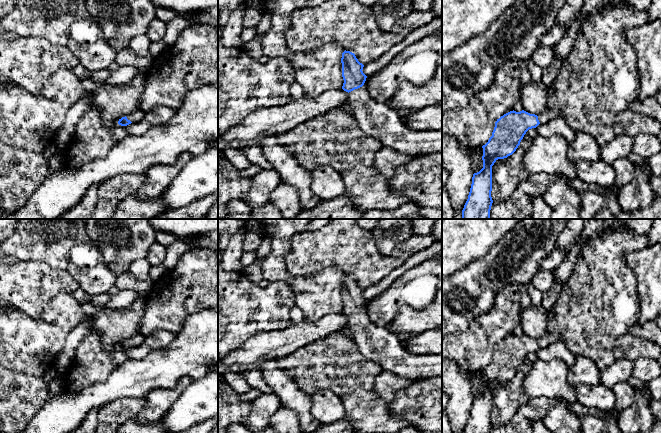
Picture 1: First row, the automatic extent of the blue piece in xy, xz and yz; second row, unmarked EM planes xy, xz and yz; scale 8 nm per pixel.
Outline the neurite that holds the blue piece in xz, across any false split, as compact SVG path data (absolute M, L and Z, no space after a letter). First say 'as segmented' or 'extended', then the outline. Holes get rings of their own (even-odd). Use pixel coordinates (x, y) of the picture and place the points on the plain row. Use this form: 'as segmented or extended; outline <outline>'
extended; outline M345 274L342 277L341 287L344 304L342 313L348 317L347 326L352 332L353 341L365 359L375 362L383 370L412 380L422 380L442 374L442 353L423 356L411 354L402 345L398 335L387 327L379 327L369 320L363 310L367 302L362 295L364 289L358 285L354 277Z

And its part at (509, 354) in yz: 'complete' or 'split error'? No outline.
split error

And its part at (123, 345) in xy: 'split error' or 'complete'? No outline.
split error

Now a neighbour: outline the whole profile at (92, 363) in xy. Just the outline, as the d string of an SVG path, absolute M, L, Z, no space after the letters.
M91 330L79 343L74 359L71 362L71 366L64 375L66 389L65 391L72 394L83 391L85 388L97 382L105 381L112 371L117 366L112 362L112 353L118 349L118 346L113 347L112 350L108 350L104 346L104 337Z

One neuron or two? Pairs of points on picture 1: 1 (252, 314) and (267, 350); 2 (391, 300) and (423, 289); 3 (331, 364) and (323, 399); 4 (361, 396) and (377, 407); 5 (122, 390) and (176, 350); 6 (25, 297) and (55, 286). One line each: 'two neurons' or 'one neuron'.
1: two neurons
2: one neuron
3: two neurons
4: one neuron
5: one neuron
6: one neuron

